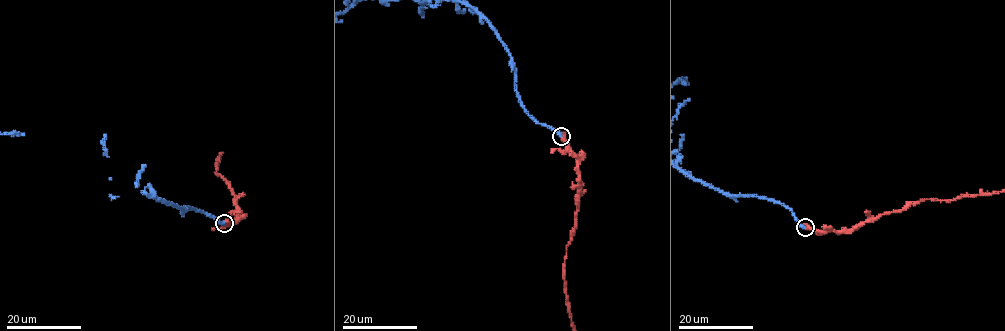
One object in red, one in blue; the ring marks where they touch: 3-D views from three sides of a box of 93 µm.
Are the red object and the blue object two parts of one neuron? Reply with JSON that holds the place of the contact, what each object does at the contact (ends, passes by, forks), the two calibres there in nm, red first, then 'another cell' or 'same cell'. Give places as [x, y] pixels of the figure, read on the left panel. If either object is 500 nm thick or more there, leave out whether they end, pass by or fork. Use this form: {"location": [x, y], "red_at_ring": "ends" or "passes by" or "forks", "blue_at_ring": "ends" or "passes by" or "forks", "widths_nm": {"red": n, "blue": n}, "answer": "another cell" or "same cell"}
{"location": [224, 223], "widths_nm": {"red": 550, "blue": 500}, "answer": "same cell"}

